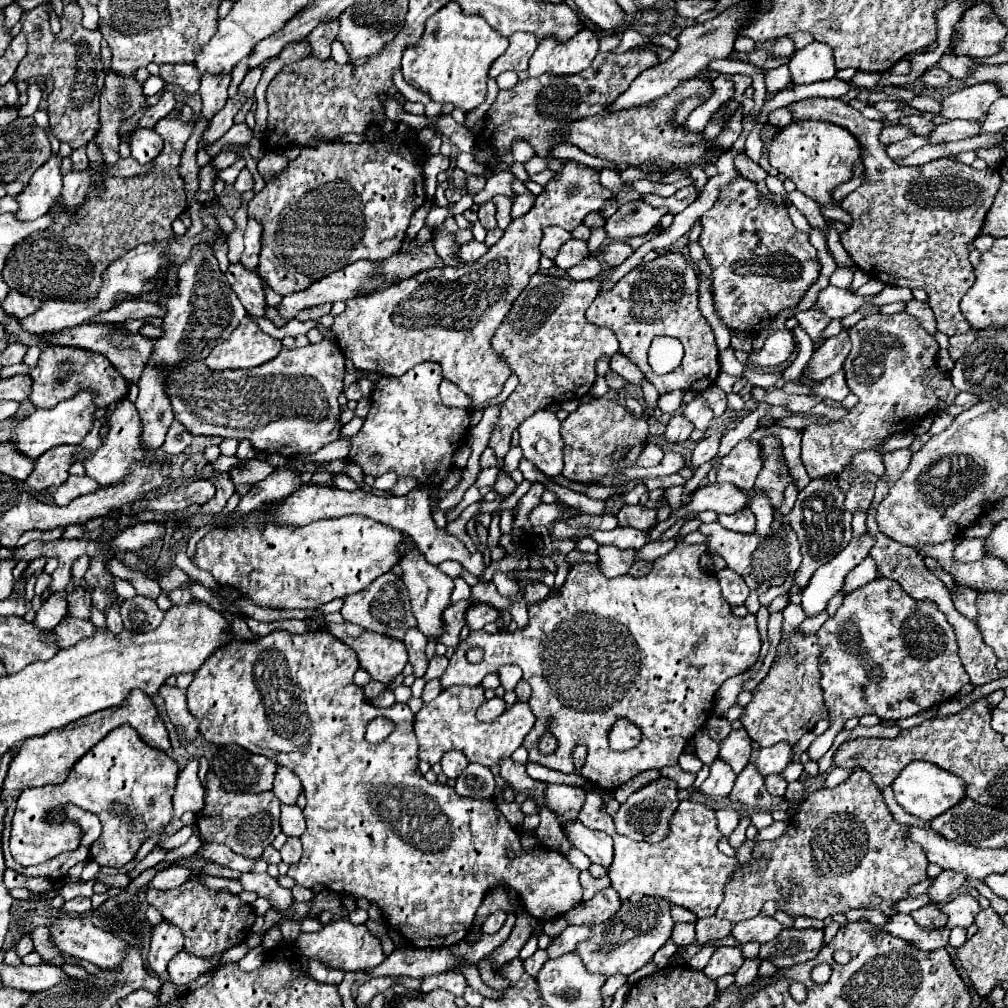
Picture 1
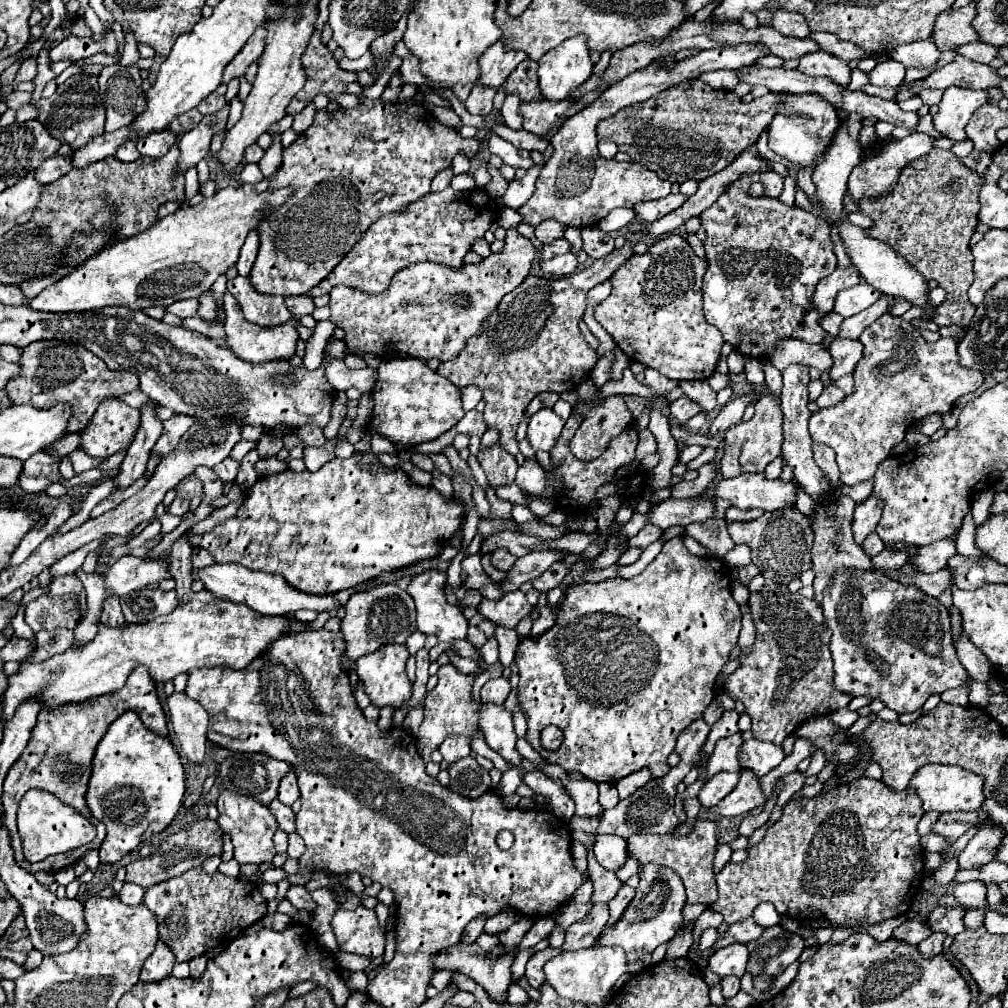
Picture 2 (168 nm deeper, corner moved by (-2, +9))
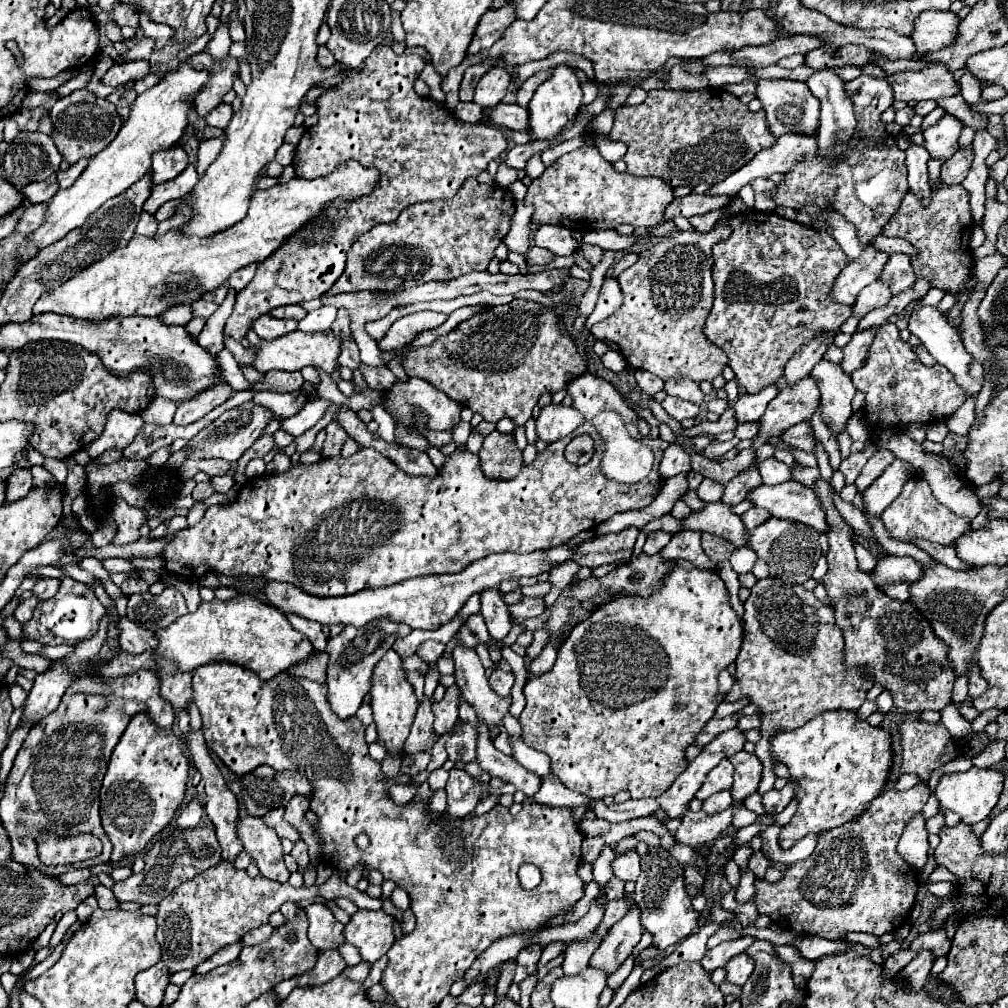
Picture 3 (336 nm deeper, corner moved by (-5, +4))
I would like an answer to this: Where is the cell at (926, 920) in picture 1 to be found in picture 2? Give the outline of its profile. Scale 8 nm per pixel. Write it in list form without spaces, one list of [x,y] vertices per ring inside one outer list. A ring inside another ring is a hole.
[[[914,916],[912,920],[906,920],[904,924],[900,924],[894,932],[892,932],[892,938],[894,940],[902,940],[906,944],[912,944],[912,946],[918,946],[922,940],[926,940],[930,936],[930,928],[924,924],[924,920],[920,916]]]

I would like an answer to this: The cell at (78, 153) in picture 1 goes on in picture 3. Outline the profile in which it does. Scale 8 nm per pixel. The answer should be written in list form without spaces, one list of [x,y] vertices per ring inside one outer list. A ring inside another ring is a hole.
[[[53,173],[53,175],[51,175],[49,179],[45,179],[45,181],[29,183],[23,191],[25,191],[25,197],[27,197],[31,203],[45,203],[45,201],[49,201],[49,199],[59,191],[57,173]]]

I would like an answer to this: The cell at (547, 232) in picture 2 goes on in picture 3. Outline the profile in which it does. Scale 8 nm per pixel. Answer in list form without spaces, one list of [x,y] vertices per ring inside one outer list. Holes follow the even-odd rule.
[[[541,225],[535,231],[533,239],[537,247],[545,247],[555,255],[571,255],[579,247],[579,241],[573,237],[573,231],[561,225]]]

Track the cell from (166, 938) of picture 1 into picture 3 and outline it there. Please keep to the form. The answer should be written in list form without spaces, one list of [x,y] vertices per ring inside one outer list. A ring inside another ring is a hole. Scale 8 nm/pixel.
[[[163,961],[141,971],[135,977],[137,999],[141,1003],[145,1003],[147,1007],[159,1007],[163,997],[165,997],[165,989],[169,985],[169,977],[171,977],[171,973],[169,973],[169,969],[165,967]]]

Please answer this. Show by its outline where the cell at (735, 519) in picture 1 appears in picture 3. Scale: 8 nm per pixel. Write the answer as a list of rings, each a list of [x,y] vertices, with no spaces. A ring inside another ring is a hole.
[[[751,507],[747,513],[743,513],[743,515],[741,515],[741,521],[743,521],[743,525],[745,525],[747,529],[755,529],[757,525],[765,523],[769,517],[771,517],[771,515],[769,515],[769,513],[765,513],[765,509]]]

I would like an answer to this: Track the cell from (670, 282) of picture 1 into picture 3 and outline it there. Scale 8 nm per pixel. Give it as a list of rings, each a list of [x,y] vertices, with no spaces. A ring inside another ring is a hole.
[[[715,225],[711,233],[675,231],[661,243],[643,249],[639,261],[617,277],[623,305],[611,317],[595,323],[591,333],[597,339],[613,341],[631,367],[645,369],[663,381],[673,377],[689,377],[695,383],[713,381],[727,357],[705,337],[703,329],[713,305],[711,247],[727,235],[729,227],[721,225]]]

